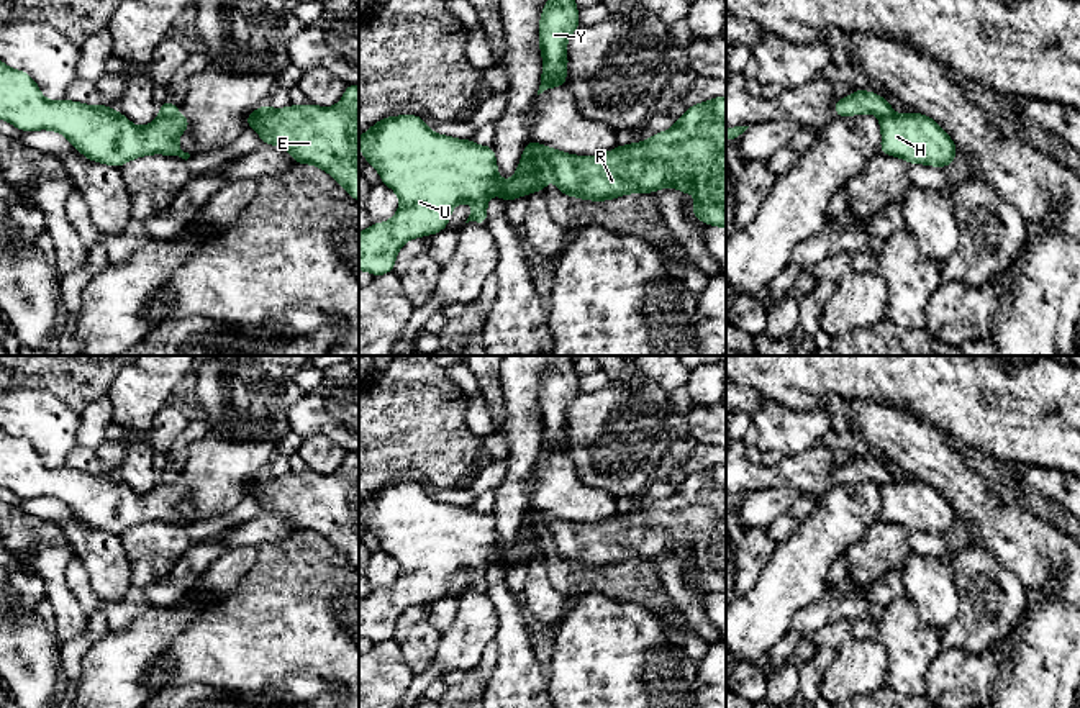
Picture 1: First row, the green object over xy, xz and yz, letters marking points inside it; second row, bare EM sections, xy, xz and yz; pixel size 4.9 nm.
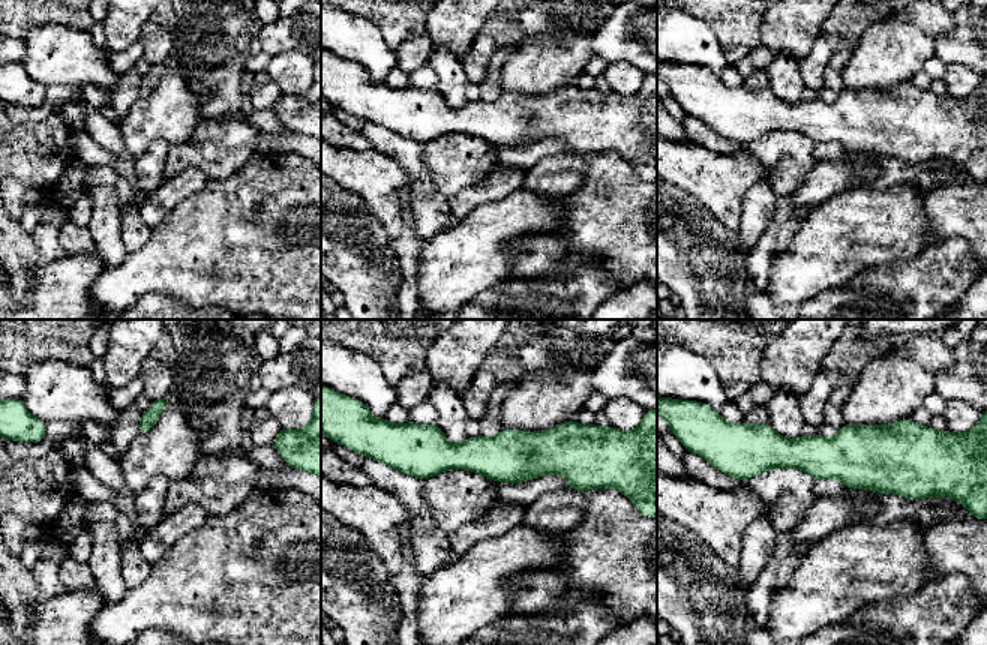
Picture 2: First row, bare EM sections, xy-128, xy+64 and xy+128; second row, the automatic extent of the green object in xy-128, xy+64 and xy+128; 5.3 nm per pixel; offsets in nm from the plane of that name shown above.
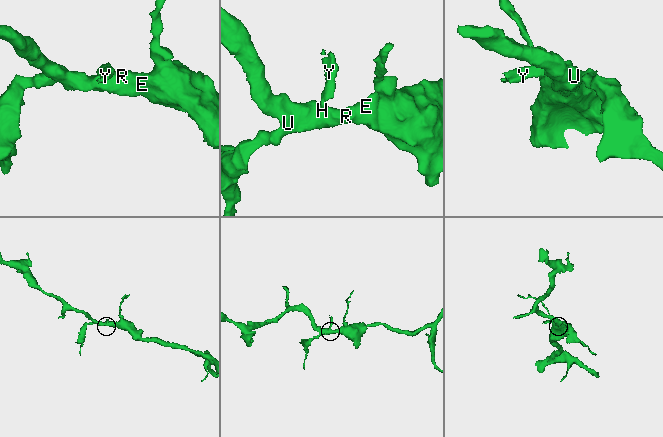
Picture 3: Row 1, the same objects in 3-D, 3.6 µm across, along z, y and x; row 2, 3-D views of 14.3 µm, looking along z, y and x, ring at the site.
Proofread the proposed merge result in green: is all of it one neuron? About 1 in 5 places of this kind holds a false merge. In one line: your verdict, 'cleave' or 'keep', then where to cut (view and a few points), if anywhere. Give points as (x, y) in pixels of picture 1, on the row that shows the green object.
cleave; cut xy (159, 113), (179, 115)

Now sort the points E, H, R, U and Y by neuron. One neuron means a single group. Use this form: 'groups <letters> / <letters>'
groups E H R U / Y

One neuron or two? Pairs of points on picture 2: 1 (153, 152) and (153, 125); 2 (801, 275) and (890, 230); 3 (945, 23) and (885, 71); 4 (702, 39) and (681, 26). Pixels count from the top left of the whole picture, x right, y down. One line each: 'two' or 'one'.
1: two
2: one
3: one
4: one

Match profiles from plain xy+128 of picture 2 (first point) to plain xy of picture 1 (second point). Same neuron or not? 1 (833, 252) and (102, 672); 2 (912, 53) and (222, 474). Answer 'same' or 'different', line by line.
1: same
2: same

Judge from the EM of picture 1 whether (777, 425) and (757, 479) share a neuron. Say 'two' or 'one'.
two

